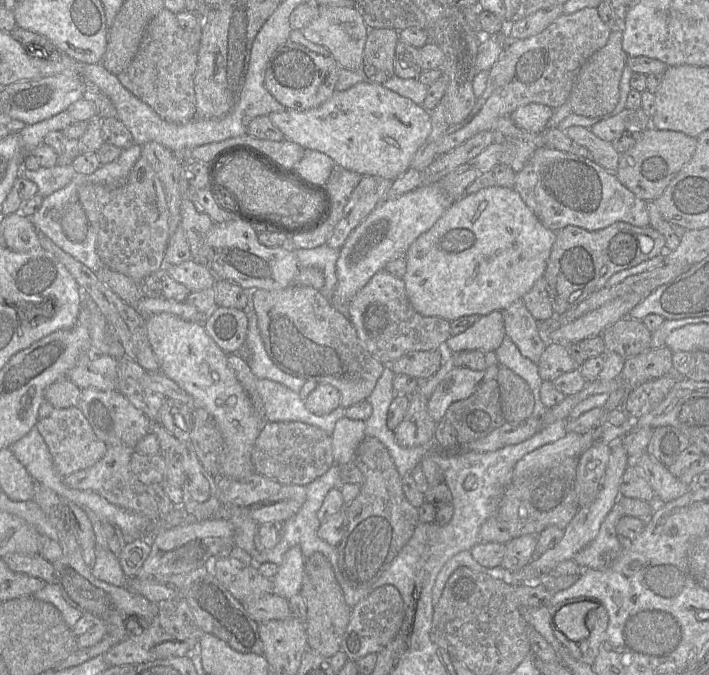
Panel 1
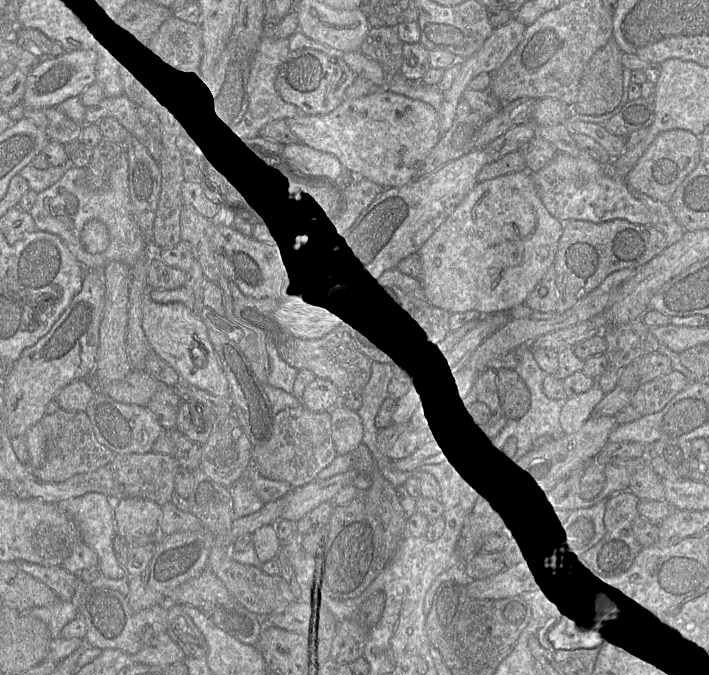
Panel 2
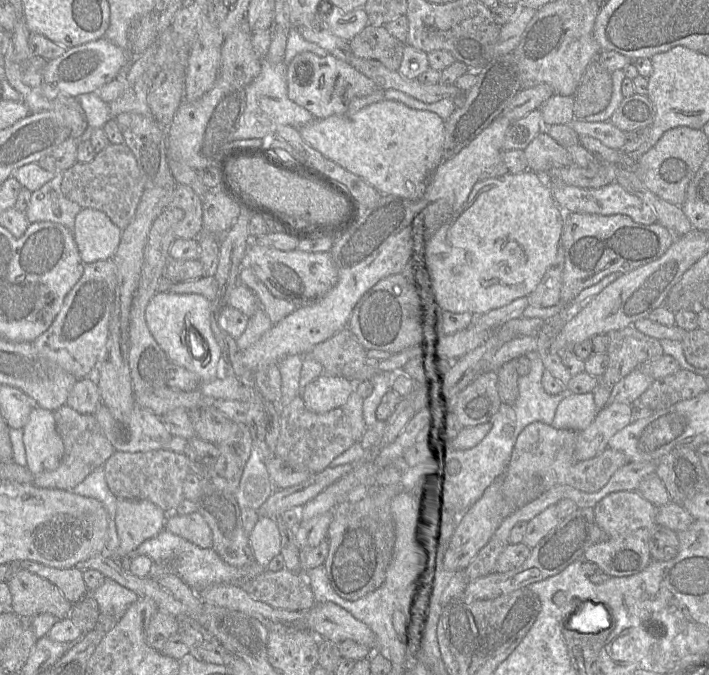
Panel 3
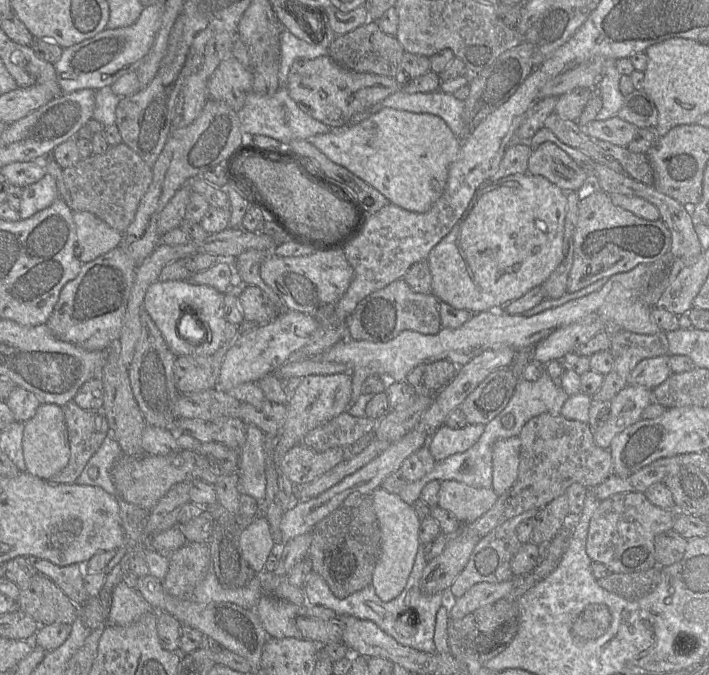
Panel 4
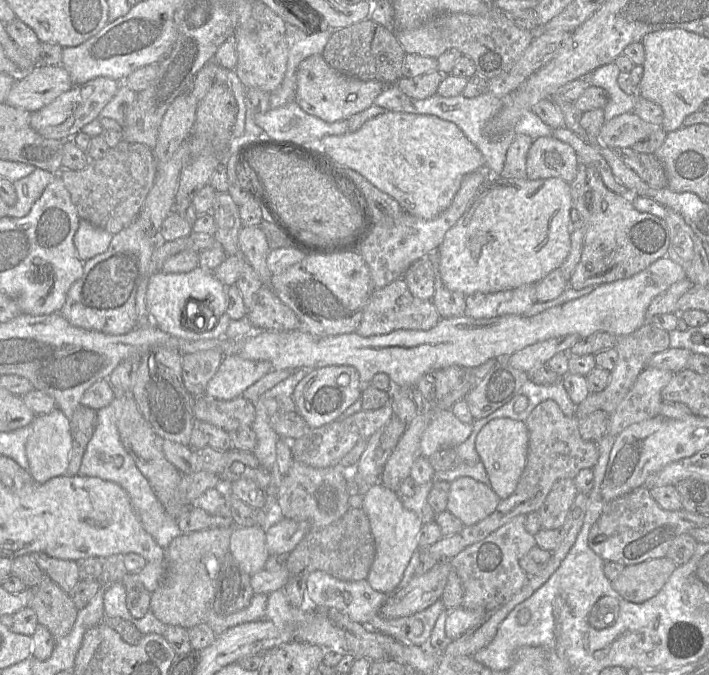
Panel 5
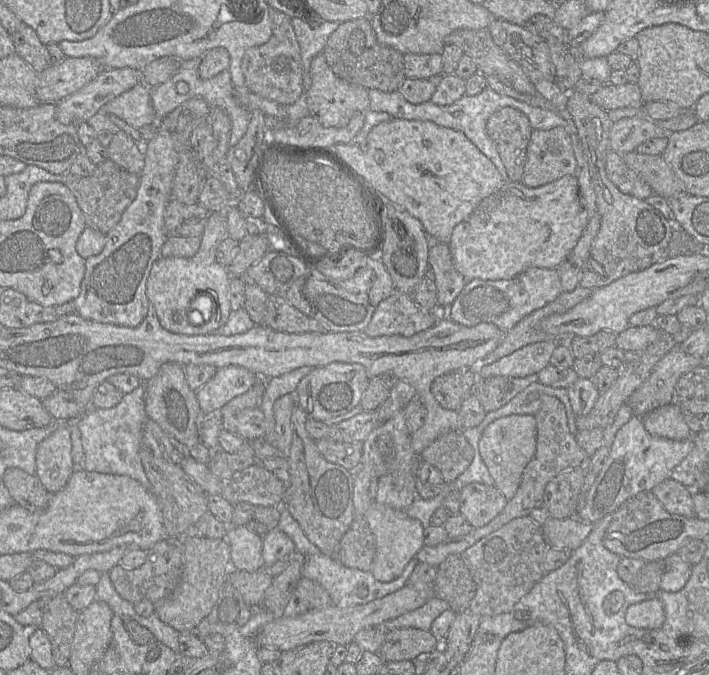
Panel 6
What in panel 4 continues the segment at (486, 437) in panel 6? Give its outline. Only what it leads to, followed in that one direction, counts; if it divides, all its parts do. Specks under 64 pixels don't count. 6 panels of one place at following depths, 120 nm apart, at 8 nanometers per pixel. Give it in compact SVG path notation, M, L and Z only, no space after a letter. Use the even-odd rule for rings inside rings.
M513 436L498 440L492 450L492 489L499 497L515 483L520 463L521 440Z

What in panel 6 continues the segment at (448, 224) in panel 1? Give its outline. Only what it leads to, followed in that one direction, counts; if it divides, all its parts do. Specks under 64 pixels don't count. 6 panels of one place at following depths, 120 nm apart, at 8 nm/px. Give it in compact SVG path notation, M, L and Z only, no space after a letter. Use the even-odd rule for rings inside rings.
M575 175L537 188L510 181L453 229L448 246L456 270L466 281L509 280L532 267L557 269L578 243L588 221Z

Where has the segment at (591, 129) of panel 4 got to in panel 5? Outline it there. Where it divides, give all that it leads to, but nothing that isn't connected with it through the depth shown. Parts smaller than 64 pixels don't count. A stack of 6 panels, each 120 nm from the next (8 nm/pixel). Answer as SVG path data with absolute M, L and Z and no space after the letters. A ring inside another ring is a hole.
M633 111L630 113L621 114L613 119L611 119L608 122L605 122L605 124L602 126L598 141L600 141L604 146L608 148L629 148L633 146L636 142L643 139L645 136L650 134L656 127L662 127L662 126L655 126L653 124L650 124L648 122L645 122L642 120L638 115L636 115Z

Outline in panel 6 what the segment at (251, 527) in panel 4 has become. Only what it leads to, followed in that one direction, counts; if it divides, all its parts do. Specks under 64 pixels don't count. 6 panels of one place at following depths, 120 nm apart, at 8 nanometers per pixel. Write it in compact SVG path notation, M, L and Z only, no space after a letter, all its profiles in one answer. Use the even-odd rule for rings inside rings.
M236 526L228 529L226 539L230 546L231 567L247 572L262 569L262 536L246 526Z

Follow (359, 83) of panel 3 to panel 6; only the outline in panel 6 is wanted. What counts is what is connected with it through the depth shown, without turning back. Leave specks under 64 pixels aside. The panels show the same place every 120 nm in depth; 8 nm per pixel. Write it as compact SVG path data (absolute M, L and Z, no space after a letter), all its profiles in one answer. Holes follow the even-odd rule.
M323 53L311 61L311 87L308 92L307 106L310 115L324 127L345 127L357 112L369 109L369 89L349 83L339 78L328 65Z

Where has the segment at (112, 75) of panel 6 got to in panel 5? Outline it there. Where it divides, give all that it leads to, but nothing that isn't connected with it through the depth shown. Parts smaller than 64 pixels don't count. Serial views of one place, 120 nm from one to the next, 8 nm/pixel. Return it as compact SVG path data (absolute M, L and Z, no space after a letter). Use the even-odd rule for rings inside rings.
M97 77L80 85L74 85L48 105L31 113L30 126L41 136L48 139L68 140L94 119L114 97L122 81L108 77Z

